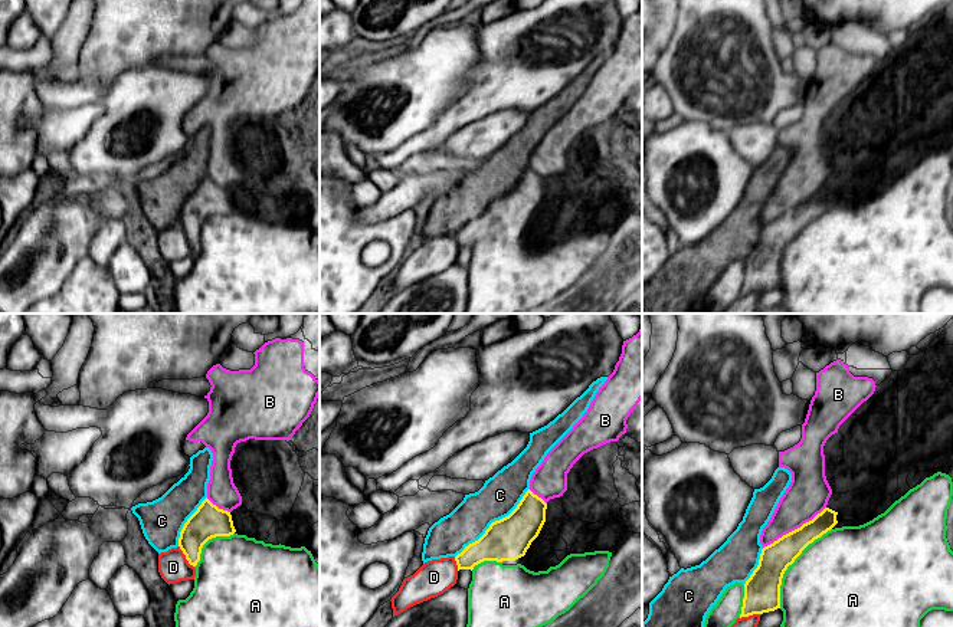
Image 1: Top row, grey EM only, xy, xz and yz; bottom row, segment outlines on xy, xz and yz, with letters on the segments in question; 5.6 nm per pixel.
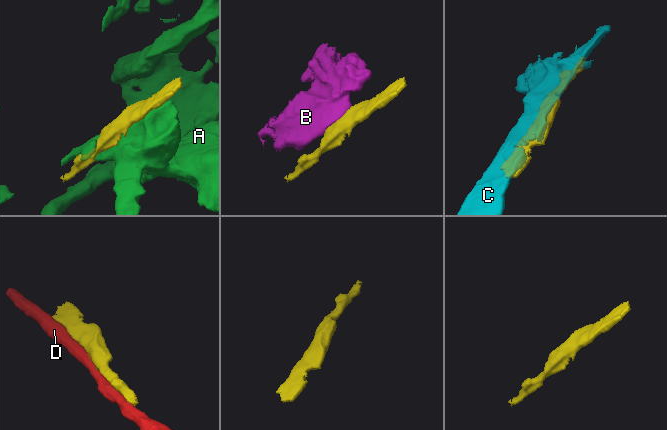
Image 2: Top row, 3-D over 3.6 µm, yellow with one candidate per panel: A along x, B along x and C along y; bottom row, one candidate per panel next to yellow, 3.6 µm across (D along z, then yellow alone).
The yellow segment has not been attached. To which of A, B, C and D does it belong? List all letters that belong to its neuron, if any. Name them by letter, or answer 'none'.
B

